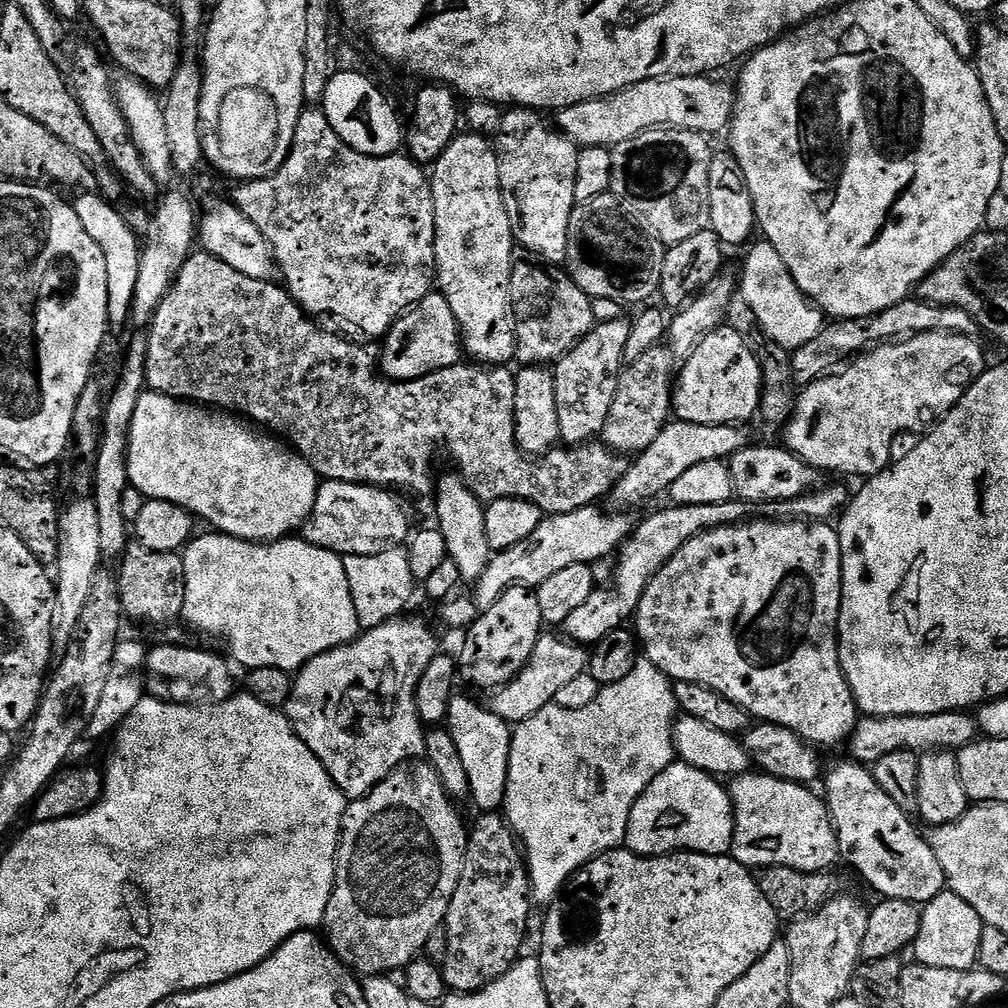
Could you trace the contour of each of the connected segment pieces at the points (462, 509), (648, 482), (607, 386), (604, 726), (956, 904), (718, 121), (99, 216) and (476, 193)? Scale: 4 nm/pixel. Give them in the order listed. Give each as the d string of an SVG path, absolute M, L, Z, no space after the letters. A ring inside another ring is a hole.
M458 474L439 477L434 488L436 496L435 527L439 528L442 538L446 538L448 559L458 565L460 579L465 585L475 585L476 579L486 570L492 561L493 550L490 542L486 542L486 518L484 517L485 505L468 489L468 484Z
M673 419L665 424L658 438L654 438L654 442L650 442L650 446L646 446L646 450L629 463L627 474L610 493L610 501L616 507L613 509L636 510L632 508L662 495L663 492L665 495L672 484L678 482L682 474L686 474L686 470L699 466L702 462L731 461L734 454L749 447L748 430L738 424L699 424Z
M621 318L614 322L599 322L571 350L554 364L554 394L558 397L558 426L565 445L575 446L595 441L603 433L614 394L618 390L620 373L626 365L626 341L633 321Z
M641 658L637 660L634 670L630 670L630 674L626 674L626 678L622 678L622 682L603 685L598 698L594 698L594 702L590 702L590 706L582 706L582 710L566 710L553 702L542 710L538 710L538 714L534 714L534 718L526 718L526 722L515 725L510 746L509 773L506 779L502 815L512 827L517 841L522 845L528 879L532 882L532 894L537 905L552 904L568 880L584 864L589 864L603 852L611 852L624 844L626 826L630 822L630 810L634 806L634 802L638 802L638 798L646 790L646 786L650 786L650 782L654 782L654 778L658 778L658 774L662 774L662 770L666 770L677 759L676 747L672 741L672 726L677 719L676 689L673 681L669 680L660 668L650 663L647 658Z
M950 890L939 892L930 903L923 905L920 913L920 929L914 945L915 963L939 966L941 970L970 970L978 964L978 946L982 942L984 920L966 902Z
M665 76L663 80L643 80L634 86L626 86L614 94L604 96L600 100L590 102L578 102L578 106L561 108L555 113L554 124L563 132L569 140L573 140L580 148L607 148L609 150L622 142L630 142L643 132L649 132L651 128L677 128L678 130L690 130L701 134L713 134L729 127L732 122L732 110L734 107L733 89L719 84L716 78L703 76Z
M103 195L80 196L74 200L74 207L86 234L98 242L98 250L102 250L102 258L106 258L106 302L108 323L111 329L122 327L131 319L132 303L138 286L138 270L142 251L138 233L128 225L125 213L115 208Z
M458 134L446 146L446 150L431 165L432 197L434 198L434 250L436 251L436 284L438 290L450 302L454 318L460 327L460 339L465 353L473 361L485 366L504 366L516 355L516 317L512 314L512 248L514 237L510 226L510 214L506 214L506 202L502 194L502 182L498 174L499 156L493 141L480 134Z

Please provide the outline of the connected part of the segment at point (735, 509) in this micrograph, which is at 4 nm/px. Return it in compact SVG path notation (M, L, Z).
M733 498L726 502L709 502L702 506L686 506L677 504L667 506L653 516L641 519L633 528L631 536L620 545L618 557L620 565L616 568L616 581L612 588L597 587L576 607L562 625L562 632L573 644L595 646L614 630L625 627L635 617L638 606L642 602L642 594L648 583L655 578L658 570L675 552L690 538L715 528L729 528L731 524L742 524L753 519L753 505L747 500Z

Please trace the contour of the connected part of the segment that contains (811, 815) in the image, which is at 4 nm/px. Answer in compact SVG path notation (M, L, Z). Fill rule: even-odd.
M763 774L752 775L735 777L730 784L732 809L736 819L730 849L732 859L749 870L793 868L799 872L829 871L833 867L831 864L840 856L840 843L836 837L836 827L832 825L832 814L828 811L827 803L819 795L816 797L811 792L811 787L803 784Z

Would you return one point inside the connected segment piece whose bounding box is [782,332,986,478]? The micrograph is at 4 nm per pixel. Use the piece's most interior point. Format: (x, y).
(846, 422)

